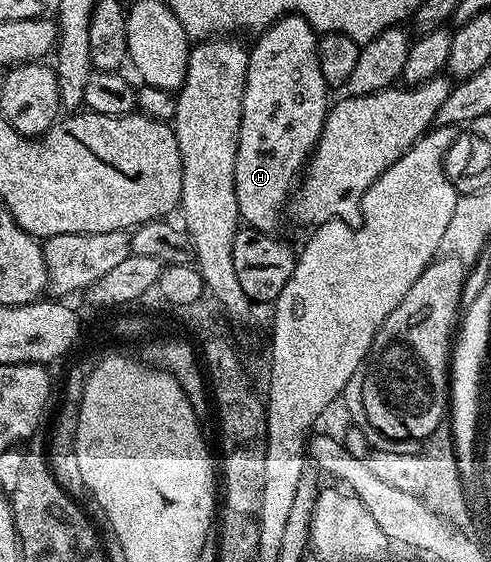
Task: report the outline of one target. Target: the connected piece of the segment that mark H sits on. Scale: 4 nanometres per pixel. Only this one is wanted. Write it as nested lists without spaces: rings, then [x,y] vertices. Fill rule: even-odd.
[[[283,16],[258,33],[256,40],[247,58],[235,189],[240,221],[259,232],[274,233],[279,211],[284,211],[319,142],[329,89],[317,63],[319,36],[304,16]]]

